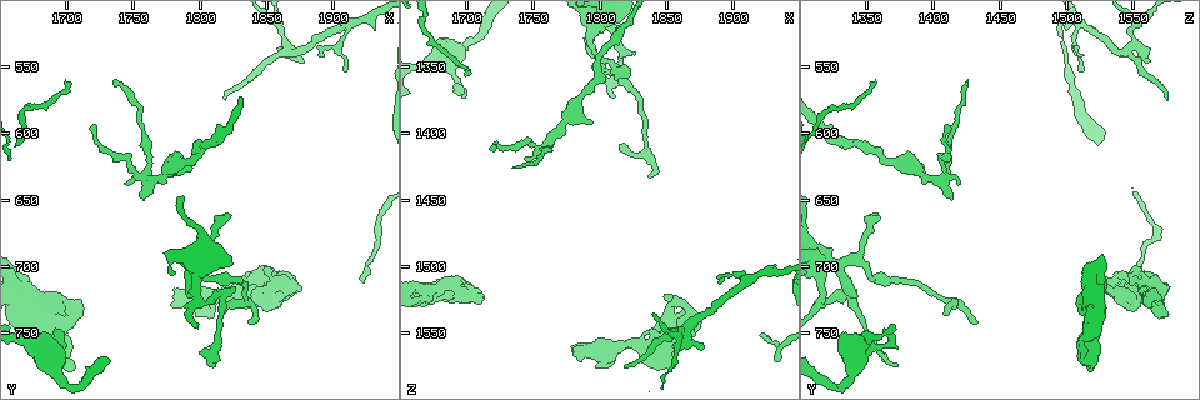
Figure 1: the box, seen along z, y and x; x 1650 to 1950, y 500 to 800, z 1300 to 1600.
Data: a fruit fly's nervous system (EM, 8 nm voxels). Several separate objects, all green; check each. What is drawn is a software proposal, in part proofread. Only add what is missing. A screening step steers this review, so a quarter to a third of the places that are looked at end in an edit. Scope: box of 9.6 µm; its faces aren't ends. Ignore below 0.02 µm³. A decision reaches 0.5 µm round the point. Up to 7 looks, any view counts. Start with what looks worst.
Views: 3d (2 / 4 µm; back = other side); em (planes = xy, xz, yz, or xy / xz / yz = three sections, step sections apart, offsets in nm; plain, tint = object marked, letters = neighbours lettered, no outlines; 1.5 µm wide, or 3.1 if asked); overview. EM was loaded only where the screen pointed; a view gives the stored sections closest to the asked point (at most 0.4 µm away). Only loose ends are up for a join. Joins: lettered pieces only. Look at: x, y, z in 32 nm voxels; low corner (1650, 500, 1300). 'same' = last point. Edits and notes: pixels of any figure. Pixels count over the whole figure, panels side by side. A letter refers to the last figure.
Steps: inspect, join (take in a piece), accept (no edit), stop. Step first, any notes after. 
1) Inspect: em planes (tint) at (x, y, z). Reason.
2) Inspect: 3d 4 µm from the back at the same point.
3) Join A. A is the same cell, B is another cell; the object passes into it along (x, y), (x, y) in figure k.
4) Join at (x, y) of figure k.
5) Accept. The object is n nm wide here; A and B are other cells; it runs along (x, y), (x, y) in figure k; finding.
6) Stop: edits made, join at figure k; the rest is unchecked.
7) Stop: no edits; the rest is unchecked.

Inspect: 3d 4 µm at (1706, 778, 1516). Branch stops here.

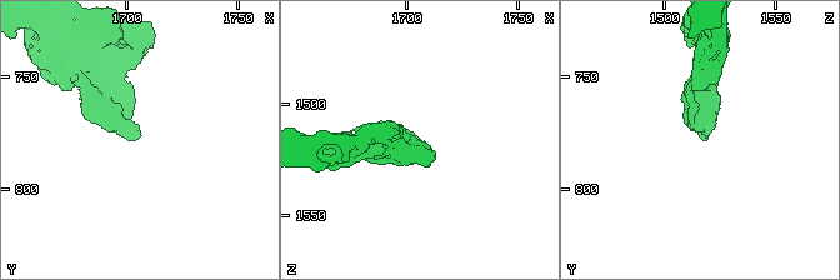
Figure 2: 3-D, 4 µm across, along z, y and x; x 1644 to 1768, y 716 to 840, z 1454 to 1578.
Inspect: em planes (tint) at (1706, 776, 1517).

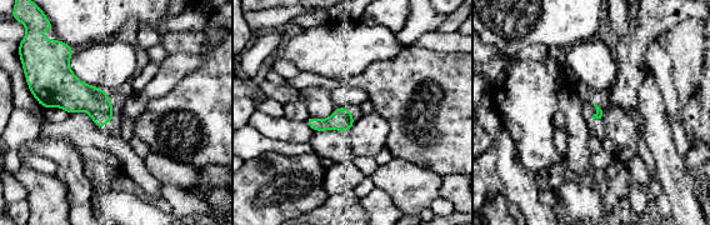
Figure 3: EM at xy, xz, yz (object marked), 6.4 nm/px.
Inspect: em planes (letters) at the same point.

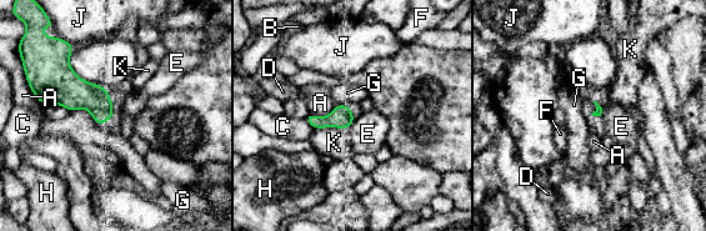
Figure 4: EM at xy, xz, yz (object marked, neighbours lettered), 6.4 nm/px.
Accept. A, B, C, D, E, F, G, H, J and K are other cells; a border runs along (354, 119), (348, 129) in figure 4; no lettered piece goes on from it.

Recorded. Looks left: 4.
Inspect: 3d 2 µm at (1888, 540, 1514). Thin end.

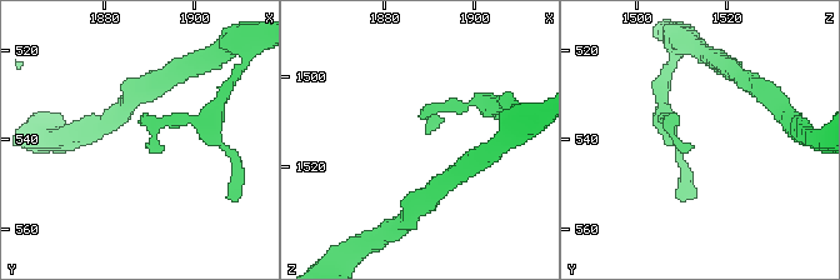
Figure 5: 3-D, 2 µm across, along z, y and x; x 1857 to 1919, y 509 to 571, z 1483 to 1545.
Inspect: em yz step 8 (plain) at (1889, 542, 1512).

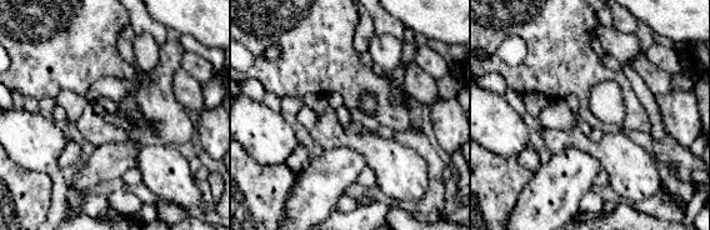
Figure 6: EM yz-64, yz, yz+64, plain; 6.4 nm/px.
Inspect: em yz step 8 (letters) at the same point. What lies round it.

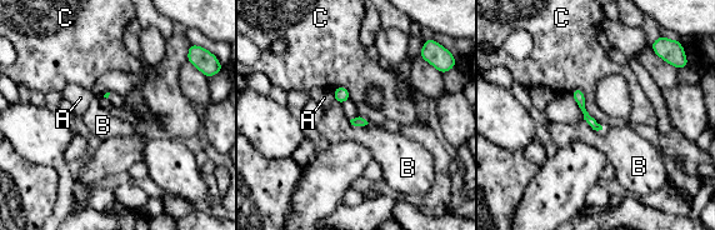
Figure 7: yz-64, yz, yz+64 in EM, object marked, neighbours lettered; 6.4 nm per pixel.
Accept. A, B and C are other cells; a border runs along (349, 120), (354, 125), (368, 123) in figure 7; no lettered piece goes on from it.

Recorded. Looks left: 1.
Inspect: em yz step 4 (letters) at (1820, 658, 1358). An open end.

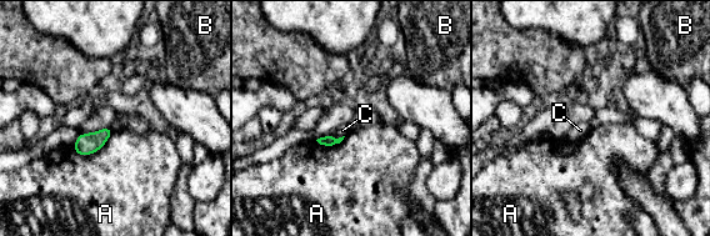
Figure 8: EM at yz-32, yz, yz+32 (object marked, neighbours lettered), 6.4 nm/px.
Accept. A, B and C are other cells; no lettered piece goes on from it.

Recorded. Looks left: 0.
Stop: no edits; the rest is unchecked.

